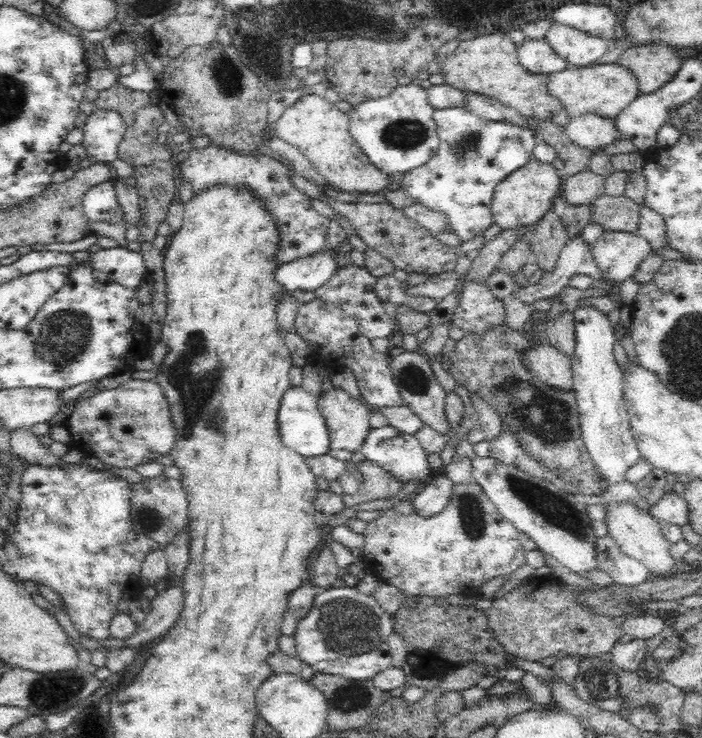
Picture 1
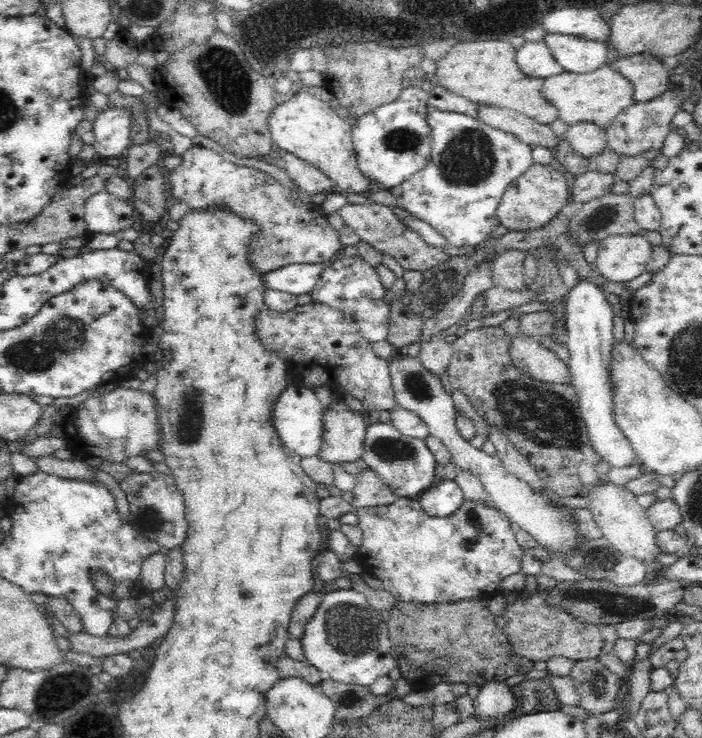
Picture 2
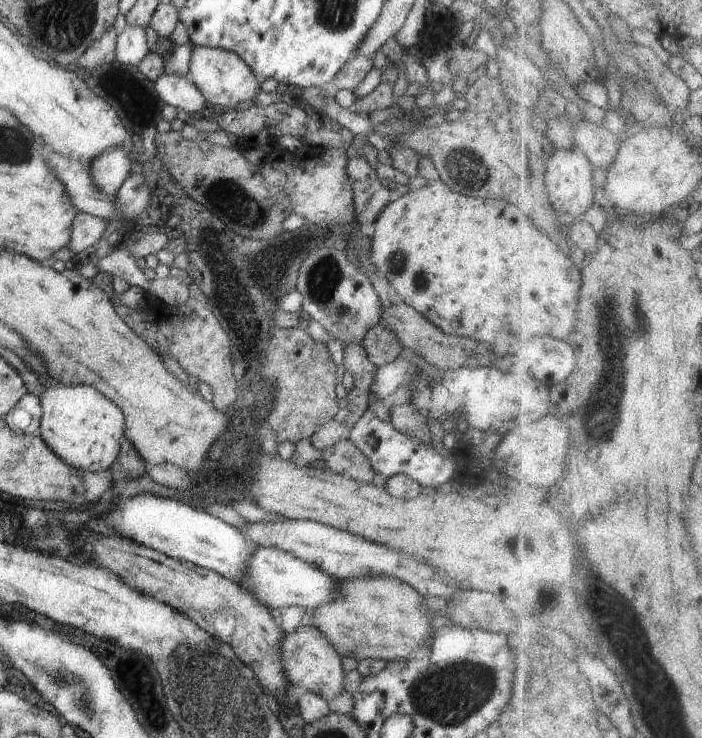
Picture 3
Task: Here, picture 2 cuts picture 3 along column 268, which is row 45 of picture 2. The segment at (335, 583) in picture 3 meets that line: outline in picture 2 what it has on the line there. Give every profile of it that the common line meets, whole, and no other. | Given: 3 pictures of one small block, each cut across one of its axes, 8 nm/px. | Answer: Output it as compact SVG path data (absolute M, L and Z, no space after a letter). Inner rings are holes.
M548 34L544 42L564 72L588 74L607 65L610 52L607 43L577 38L570 34Z

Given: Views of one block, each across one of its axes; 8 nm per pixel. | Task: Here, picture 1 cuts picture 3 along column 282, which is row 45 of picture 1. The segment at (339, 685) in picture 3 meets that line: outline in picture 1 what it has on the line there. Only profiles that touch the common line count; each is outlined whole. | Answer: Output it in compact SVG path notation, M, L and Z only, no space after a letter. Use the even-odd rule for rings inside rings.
M662 44L630 47L616 64L628 67L639 83L639 95L646 96L670 82L683 64L678 51Z

